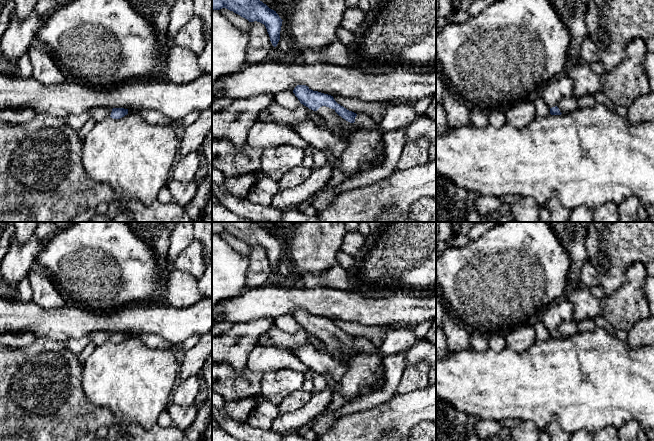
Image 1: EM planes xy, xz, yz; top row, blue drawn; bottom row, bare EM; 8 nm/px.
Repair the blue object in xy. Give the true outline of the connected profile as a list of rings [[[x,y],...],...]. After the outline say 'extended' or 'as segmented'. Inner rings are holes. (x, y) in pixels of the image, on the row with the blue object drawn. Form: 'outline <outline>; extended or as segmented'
outline [[[103,107],[96,108],[92,112],[92,114],[97,122],[107,117],[111,117],[113,119],[120,119],[128,114],[128,109]]]; extended

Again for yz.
outline [[[575,96],[564,98],[555,107],[550,108],[550,114],[561,115],[576,110],[578,108],[577,99]]]; extended

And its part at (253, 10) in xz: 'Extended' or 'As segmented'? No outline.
As segmented

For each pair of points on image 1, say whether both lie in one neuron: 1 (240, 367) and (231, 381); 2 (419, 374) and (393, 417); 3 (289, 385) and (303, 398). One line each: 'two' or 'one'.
1: two
2: two
3: two

